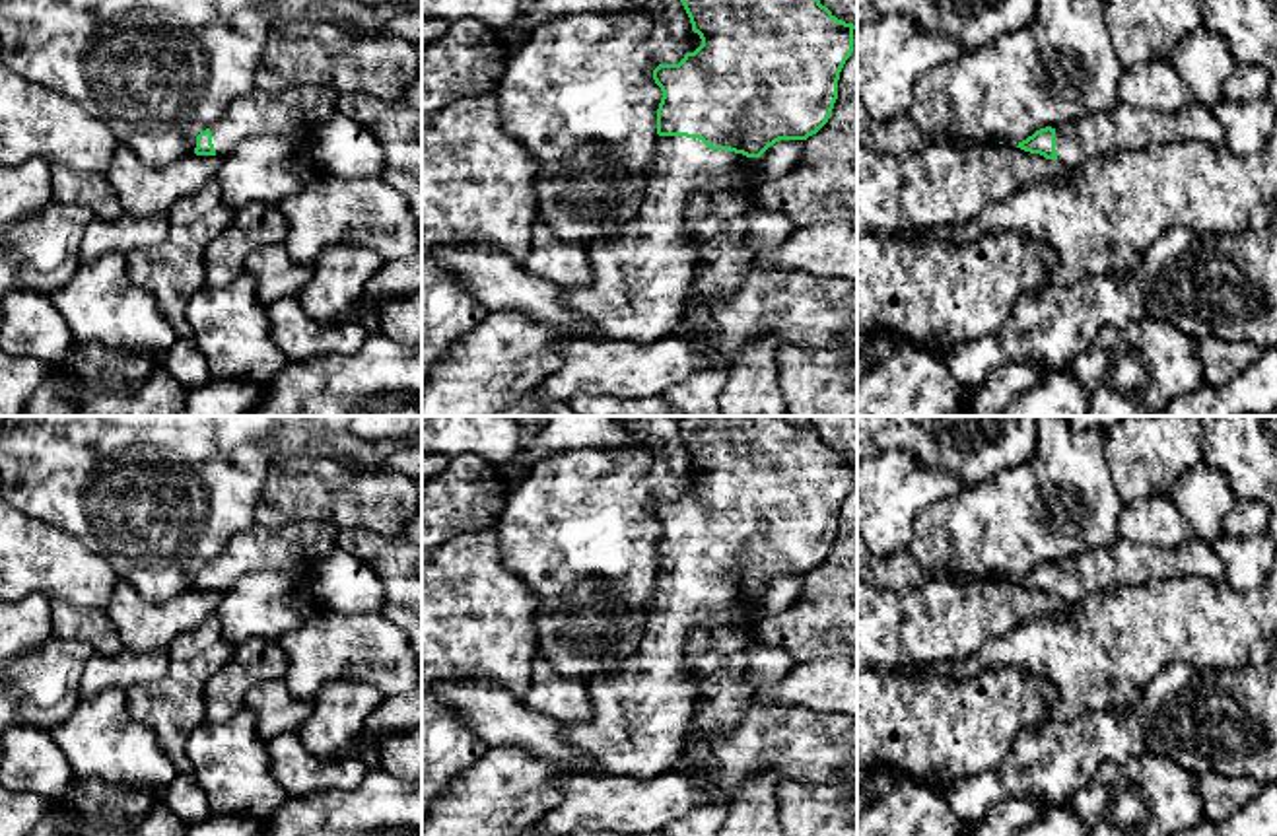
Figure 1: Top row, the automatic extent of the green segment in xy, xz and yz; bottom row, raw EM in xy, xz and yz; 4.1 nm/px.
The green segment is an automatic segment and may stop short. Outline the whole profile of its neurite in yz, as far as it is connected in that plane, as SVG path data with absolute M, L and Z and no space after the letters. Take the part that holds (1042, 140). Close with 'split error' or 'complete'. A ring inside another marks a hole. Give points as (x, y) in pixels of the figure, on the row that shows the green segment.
M1118 103L1108 113L1090 115L1059 128L1040 128L1017 148L1057 159L1073 175L1098 157L1123 150L1149 150L1153 146L1195 140L1211 148L1225 148L1221 122L1213 109L1199 103L1174 113L1158 113Z | split error

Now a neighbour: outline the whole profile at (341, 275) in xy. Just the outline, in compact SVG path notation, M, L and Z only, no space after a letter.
M330 247L313 262L313 274L297 296L303 313L321 325L334 323L362 296L387 261L360 247Z

